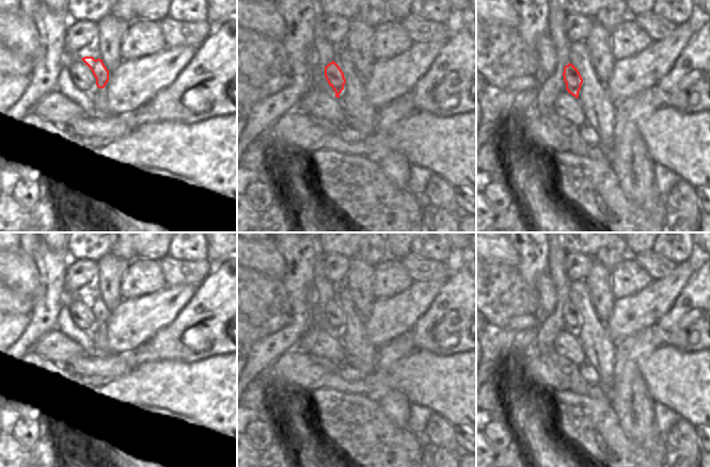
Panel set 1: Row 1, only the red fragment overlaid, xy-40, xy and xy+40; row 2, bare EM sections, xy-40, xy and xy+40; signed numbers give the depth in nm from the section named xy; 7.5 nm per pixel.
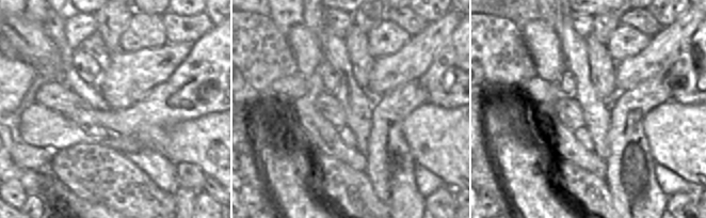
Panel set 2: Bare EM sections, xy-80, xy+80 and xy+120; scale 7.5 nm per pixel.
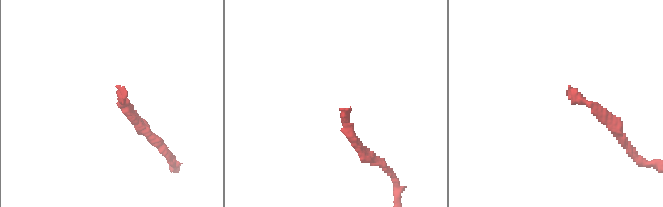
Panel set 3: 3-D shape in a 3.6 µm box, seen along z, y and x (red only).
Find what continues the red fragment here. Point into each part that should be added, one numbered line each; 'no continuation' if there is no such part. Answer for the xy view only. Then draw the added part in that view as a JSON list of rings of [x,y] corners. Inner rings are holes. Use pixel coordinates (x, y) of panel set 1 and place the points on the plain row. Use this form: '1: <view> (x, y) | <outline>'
1: xy (318, 319) | [[[312,308],[312,324],[313,327],[319,327],[329,332],[332,328],[332,325],[329,324],[325,310],[319,311],[316,308]]]

